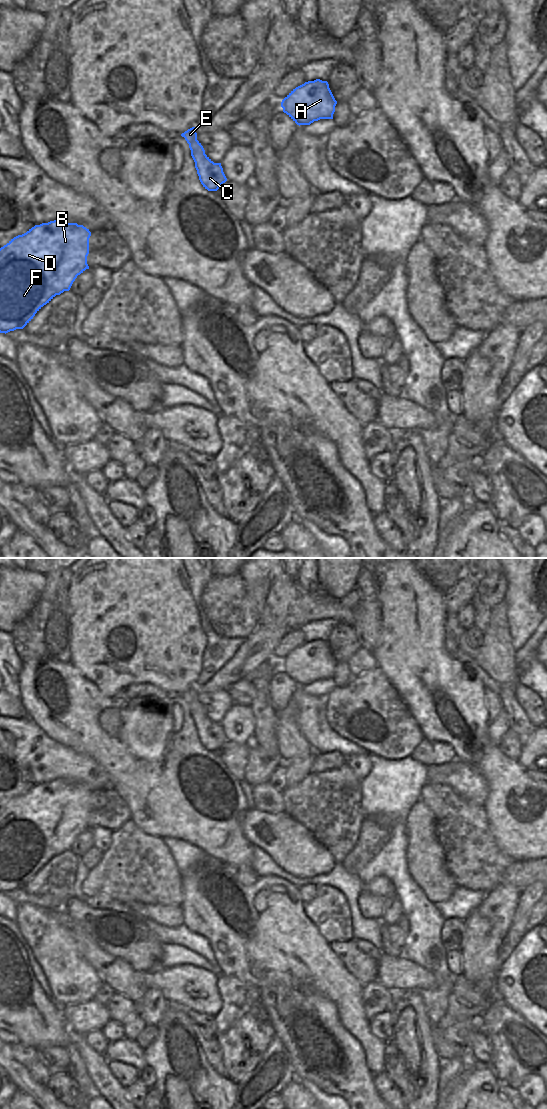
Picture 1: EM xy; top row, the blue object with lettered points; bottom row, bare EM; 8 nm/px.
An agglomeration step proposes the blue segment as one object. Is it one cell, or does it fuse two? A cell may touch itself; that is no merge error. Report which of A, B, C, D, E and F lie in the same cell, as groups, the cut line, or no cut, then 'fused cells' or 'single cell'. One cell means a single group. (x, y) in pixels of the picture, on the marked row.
A B C D E F | no cut | single cell

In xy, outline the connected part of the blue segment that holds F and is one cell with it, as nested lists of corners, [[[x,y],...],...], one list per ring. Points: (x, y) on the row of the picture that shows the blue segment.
[[[56,219],[35,225],[0,248],[0,333],[23,329],[56,295],[70,290],[77,276],[89,269],[87,256],[90,236],[91,232],[83,225]]]

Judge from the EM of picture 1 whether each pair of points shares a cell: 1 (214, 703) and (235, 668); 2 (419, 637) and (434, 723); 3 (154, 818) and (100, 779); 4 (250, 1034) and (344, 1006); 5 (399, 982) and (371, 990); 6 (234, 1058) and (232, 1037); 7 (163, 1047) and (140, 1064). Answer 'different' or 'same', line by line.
1: different
2: same
3: different
4: different
5: different
6: same
7: different

